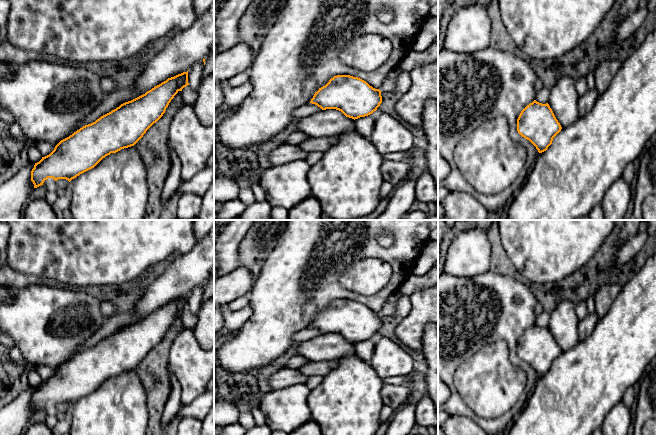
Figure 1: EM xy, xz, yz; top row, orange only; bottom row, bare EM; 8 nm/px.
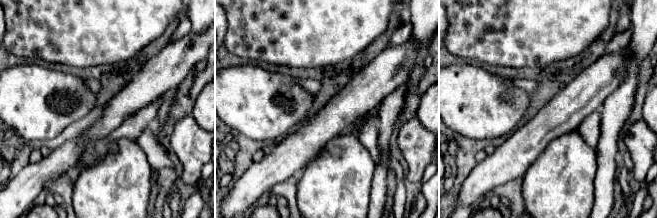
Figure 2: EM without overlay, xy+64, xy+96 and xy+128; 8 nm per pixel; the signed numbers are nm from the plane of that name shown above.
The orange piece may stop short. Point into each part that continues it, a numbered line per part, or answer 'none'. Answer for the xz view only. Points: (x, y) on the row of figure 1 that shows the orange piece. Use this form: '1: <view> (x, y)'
1: xz (326, 123)

